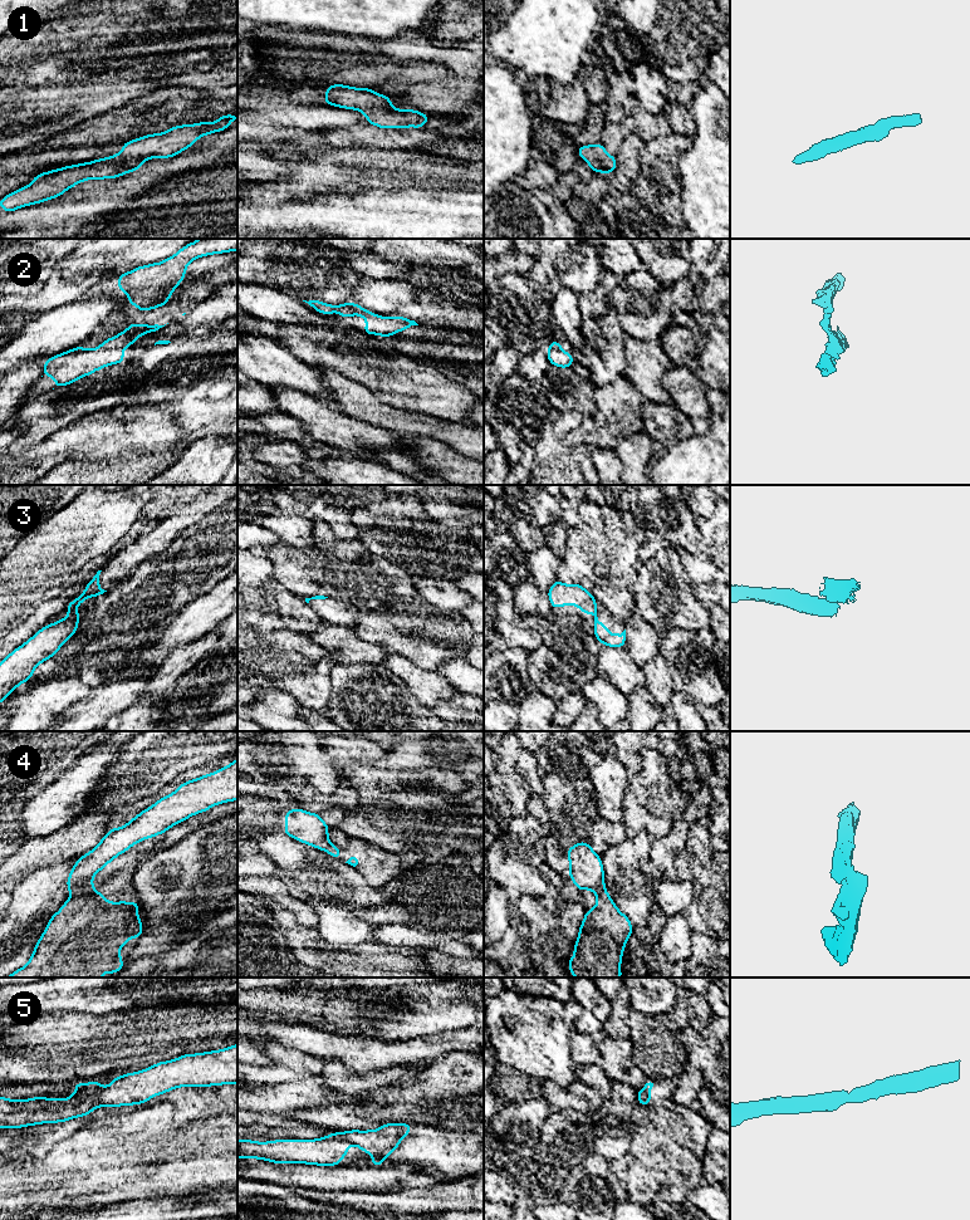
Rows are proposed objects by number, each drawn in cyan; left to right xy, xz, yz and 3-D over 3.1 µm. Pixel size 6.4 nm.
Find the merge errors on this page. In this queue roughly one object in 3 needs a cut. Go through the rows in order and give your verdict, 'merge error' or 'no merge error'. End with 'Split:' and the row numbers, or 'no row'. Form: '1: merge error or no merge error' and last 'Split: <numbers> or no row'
1: no merge error
2: no merge error
3: merge error
4: merge error
5: no merge error
Split: 3, 4

